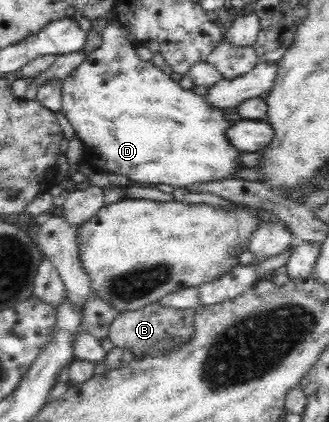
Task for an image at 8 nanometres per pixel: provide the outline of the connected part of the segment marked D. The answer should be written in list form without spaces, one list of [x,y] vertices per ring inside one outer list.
[[[114,20],[101,31],[104,35],[102,44],[93,52],[86,54],[84,62],[80,63],[70,75],[62,79],[62,102],[59,112],[61,112],[70,122],[76,138],[82,141],[84,148],[83,160],[93,166],[97,172],[112,173],[127,177],[134,184],[170,184],[174,188],[192,187],[195,185],[207,184],[211,181],[225,181],[234,179],[234,170],[240,170],[236,160],[240,152],[234,146],[227,142],[226,130],[230,126],[230,120],[226,114],[222,114],[219,108],[212,107],[206,98],[198,96],[192,89],[183,89],[180,83],[176,83],[168,74],[161,71],[161,67],[155,66],[150,60],[142,60],[136,53],[136,46],[129,44],[125,40],[125,33],[120,25]]]

